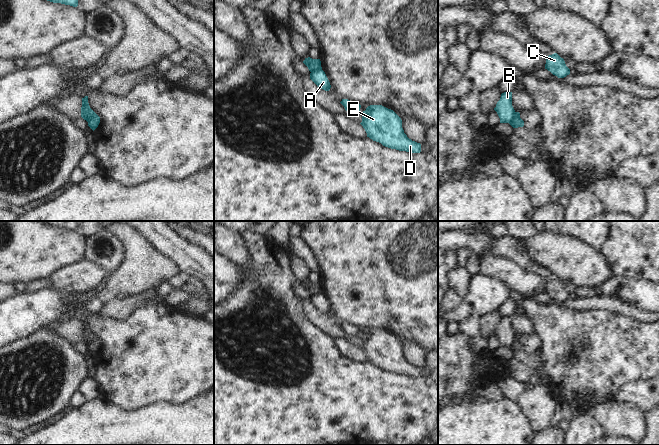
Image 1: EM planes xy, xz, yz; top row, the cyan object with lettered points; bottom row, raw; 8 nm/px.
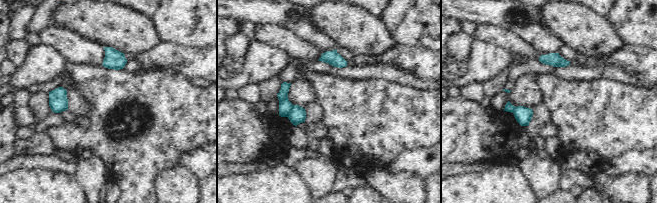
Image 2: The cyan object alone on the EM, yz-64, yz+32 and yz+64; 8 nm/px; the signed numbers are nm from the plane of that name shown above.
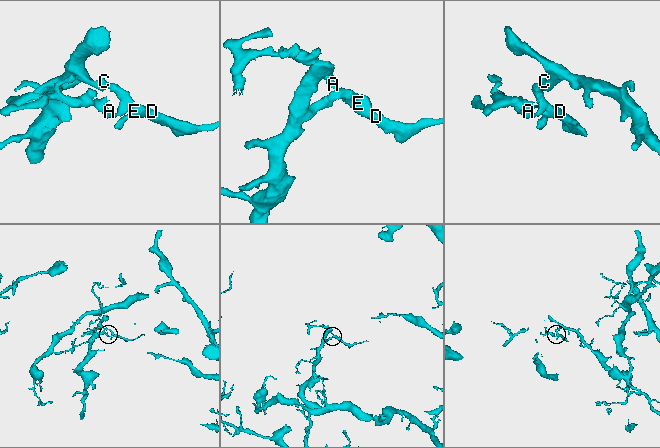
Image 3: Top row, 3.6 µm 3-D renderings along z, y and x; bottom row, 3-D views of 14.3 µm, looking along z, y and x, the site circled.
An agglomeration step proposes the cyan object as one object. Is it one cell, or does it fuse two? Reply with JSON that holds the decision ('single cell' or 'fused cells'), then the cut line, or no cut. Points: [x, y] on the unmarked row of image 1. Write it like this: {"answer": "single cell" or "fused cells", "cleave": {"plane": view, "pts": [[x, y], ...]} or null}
{"answer": "fused cells", "cleave": {"plane": "yz", "pts": [[515, 336], [509, 347]]}}

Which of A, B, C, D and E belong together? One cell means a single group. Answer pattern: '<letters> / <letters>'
A C D E / B

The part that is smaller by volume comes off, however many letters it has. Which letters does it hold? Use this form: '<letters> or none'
B

